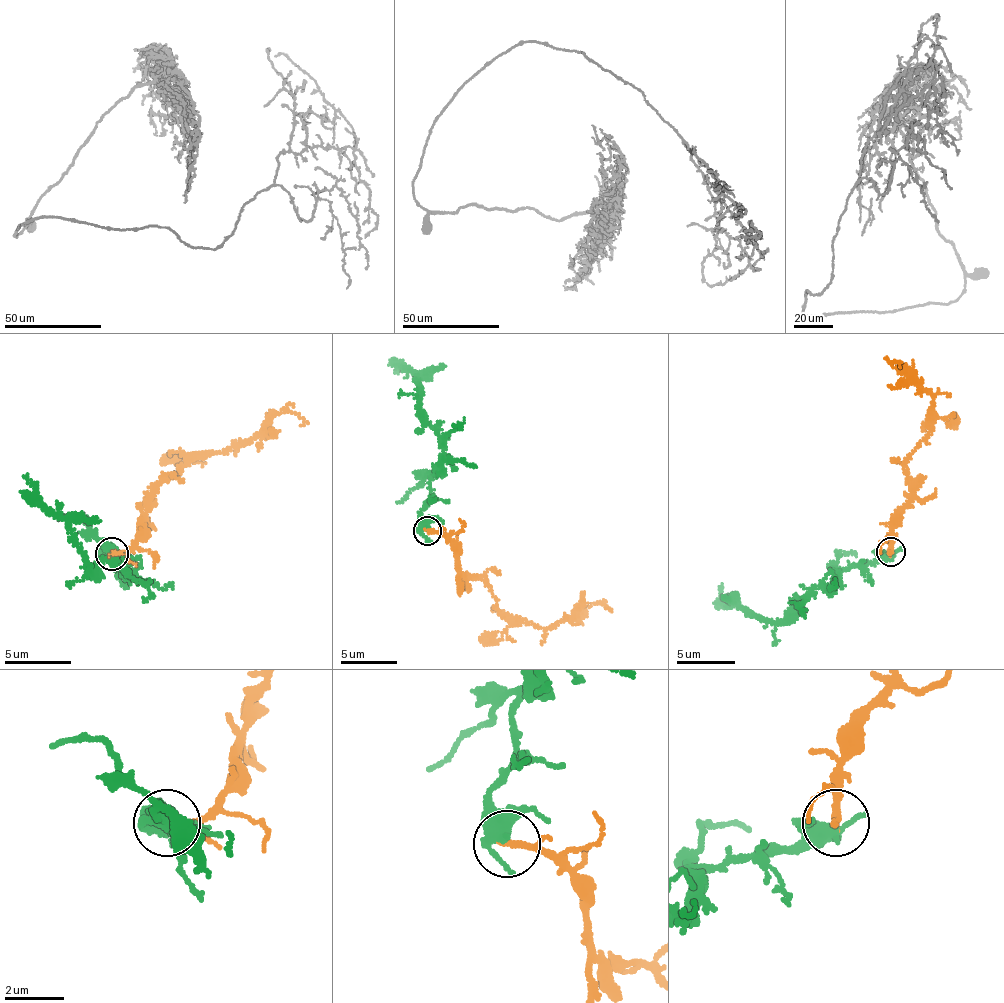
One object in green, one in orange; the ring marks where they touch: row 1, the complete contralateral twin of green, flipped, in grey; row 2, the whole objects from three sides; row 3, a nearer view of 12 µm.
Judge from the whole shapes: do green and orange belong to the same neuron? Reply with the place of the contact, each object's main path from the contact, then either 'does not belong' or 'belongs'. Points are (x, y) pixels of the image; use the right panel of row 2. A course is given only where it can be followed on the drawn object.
(890, 552) | green via (889, 552), (871, 562), (843, 568), (827, 587), (807, 592), (783, 620), (766, 622), (722, 601), (722, 583) | orange via (889, 552), (896, 514), (910, 494), (906, 466), (931, 421), (930, 393), (892, 366), (895, 361), (900, 367) | belongs

